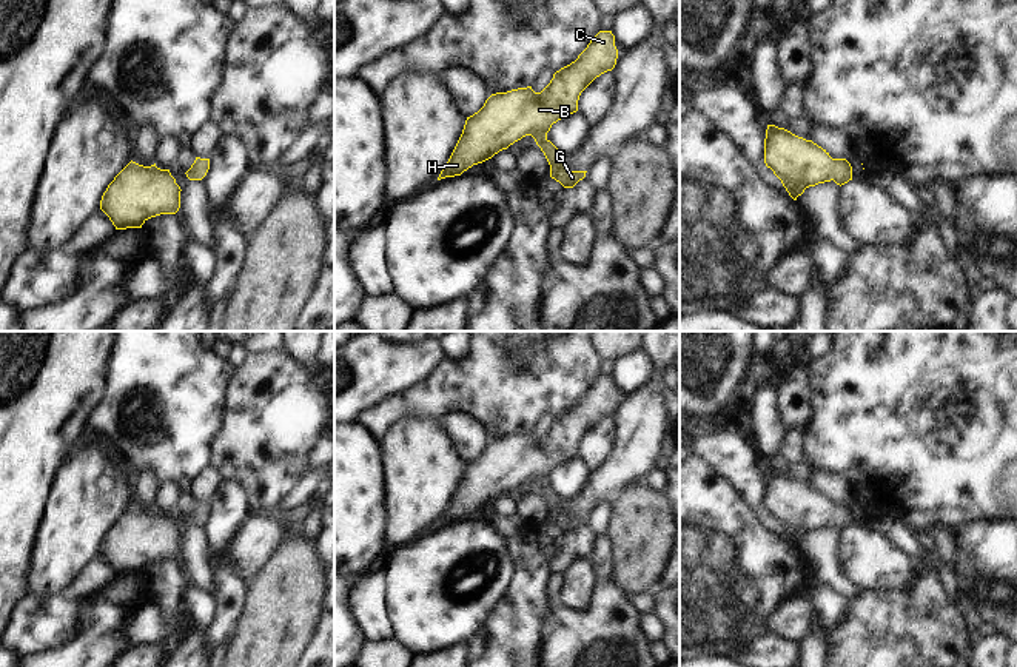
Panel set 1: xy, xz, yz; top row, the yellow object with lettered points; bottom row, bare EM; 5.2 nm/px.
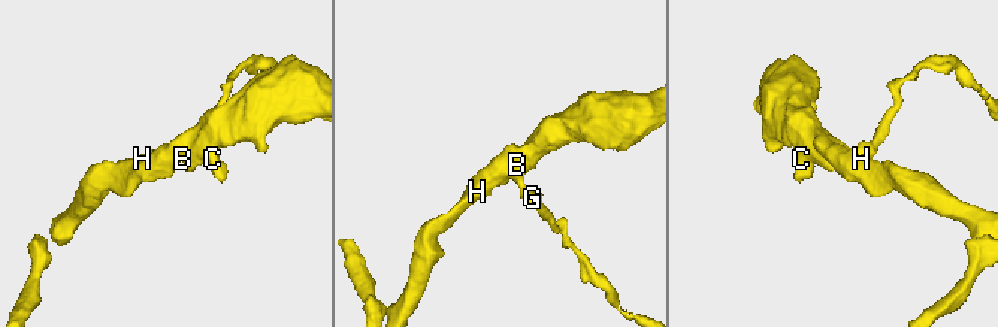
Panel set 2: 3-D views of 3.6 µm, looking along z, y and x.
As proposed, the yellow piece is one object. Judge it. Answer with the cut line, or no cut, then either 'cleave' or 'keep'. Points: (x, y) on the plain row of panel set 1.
no cut; keep

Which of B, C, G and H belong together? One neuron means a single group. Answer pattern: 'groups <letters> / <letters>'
groups B C G H

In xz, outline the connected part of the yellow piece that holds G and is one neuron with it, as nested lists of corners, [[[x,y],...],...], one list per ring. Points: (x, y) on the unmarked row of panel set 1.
[[[599,376],[575,407],[553,419],[541,437],[527,431],[492,439],[478,458],[467,462],[438,525],[461,521],[473,510],[532,481],[550,510],[550,522],[564,533],[573,533],[587,516],[570,516],[547,478],[553,468],[578,456],[581,437],[596,422],[612,416],[616,404],[615,380],[612,376]]]

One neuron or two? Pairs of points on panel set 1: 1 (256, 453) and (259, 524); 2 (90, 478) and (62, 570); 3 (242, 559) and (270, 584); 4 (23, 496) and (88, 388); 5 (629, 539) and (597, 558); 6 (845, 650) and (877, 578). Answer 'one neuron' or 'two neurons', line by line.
1: two neurons
2: one neuron
3: two neurons
4: one neuron
5: two neurons
6: two neurons

